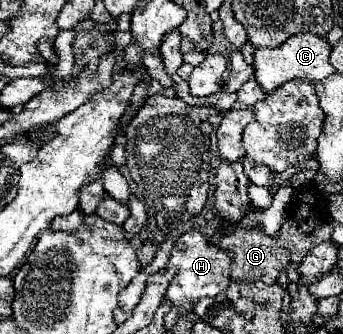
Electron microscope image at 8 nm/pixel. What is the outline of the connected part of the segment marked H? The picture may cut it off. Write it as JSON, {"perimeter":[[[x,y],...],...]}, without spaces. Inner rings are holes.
{"perimeter":[[[190,230],[190,232],[182,234],[174,242],[174,246],[170,250],[168,266],[176,266],[178,272],[172,278],[164,300],[170,302],[172,310],[178,312],[178,314],[192,312],[200,298],[216,296],[224,288],[228,288],[228,282],[230,282],[230,260],[232,260],[230,252],[224,252],[218,246],[208,244],[208,240],[200,232]]]}

